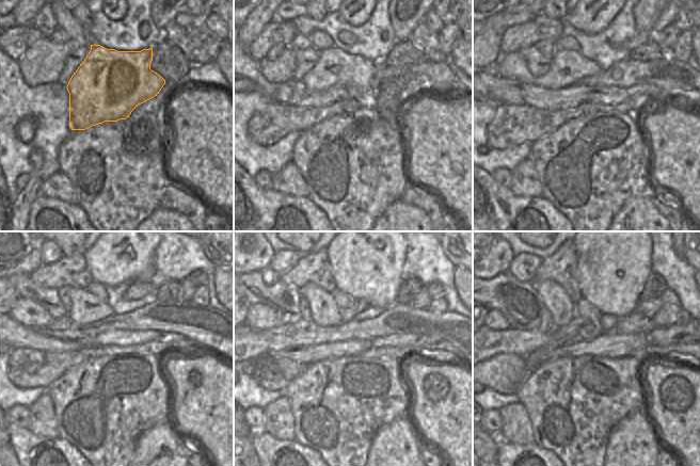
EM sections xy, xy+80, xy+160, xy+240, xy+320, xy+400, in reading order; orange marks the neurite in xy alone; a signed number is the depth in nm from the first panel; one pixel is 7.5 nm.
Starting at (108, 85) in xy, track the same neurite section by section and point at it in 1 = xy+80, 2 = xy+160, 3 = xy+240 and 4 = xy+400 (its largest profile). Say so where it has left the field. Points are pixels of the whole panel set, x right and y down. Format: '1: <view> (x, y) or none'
1: xy+80 (335, 67)
2: xy+160 (568, 67)
3: xy+240 (86, 308)
4: xy+400 (555, 299)

